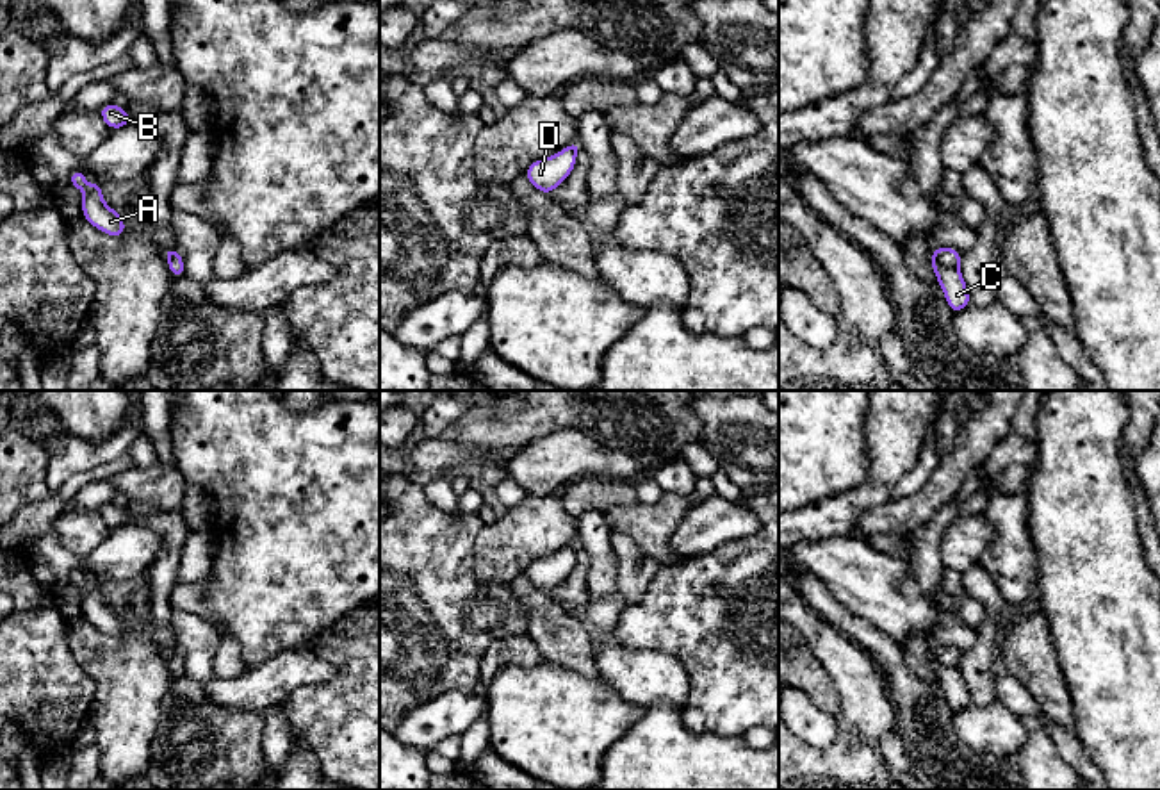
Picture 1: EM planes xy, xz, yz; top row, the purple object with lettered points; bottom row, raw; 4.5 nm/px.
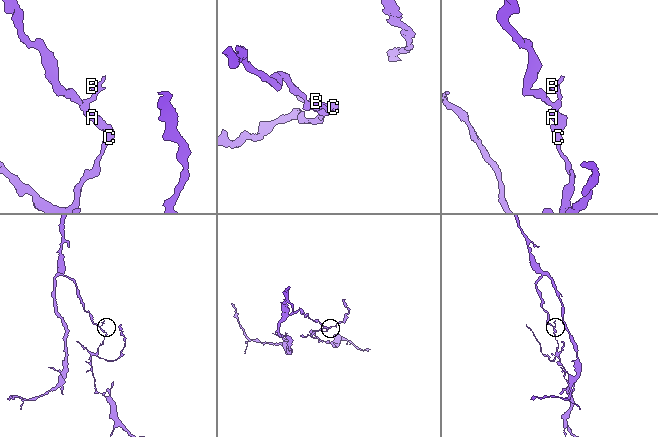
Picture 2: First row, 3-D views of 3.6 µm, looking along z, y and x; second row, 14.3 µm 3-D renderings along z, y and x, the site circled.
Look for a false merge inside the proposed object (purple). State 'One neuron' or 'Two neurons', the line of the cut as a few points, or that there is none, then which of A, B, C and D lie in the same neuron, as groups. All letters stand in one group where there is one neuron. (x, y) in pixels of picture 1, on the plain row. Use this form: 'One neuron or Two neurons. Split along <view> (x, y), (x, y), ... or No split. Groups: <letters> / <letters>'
Two neurons. Split along yz (932, 651), (939, 662), (957, 667). Groups: A B D / C

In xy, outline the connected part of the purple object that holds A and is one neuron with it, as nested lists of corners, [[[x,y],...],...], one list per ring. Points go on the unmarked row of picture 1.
[[[82,567],[69,572],[69,587],[82,588],[82,617],[87,619],[100,631],[121,637],[127,631],[127,624],[119,612],[107,606],[102,596],[102,581],[94,580],[89,587],[86,585],[86,574]]]

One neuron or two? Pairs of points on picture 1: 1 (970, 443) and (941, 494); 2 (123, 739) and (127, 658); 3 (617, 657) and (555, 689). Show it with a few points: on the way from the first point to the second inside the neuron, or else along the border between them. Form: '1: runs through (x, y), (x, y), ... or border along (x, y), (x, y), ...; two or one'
1: runs through (966, 455), (943, 482); one
2: runs through (125, 719), (127, 678); one
3: border along (601, 676), (633, 703); two

